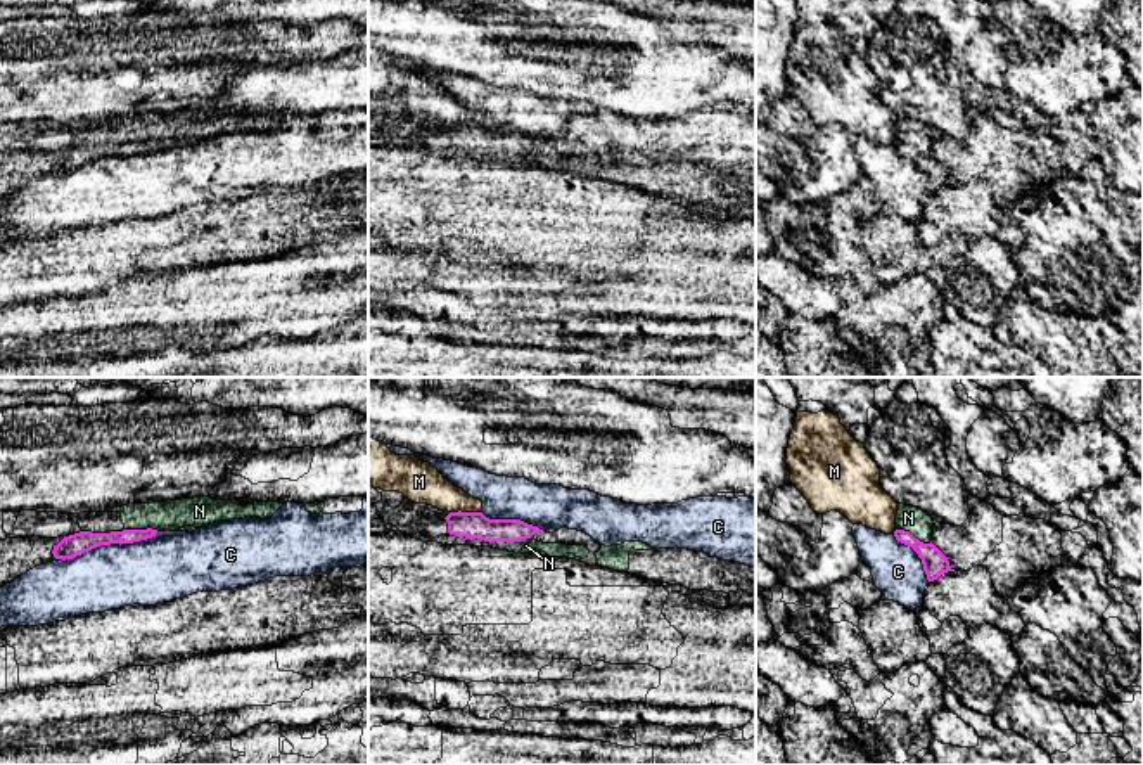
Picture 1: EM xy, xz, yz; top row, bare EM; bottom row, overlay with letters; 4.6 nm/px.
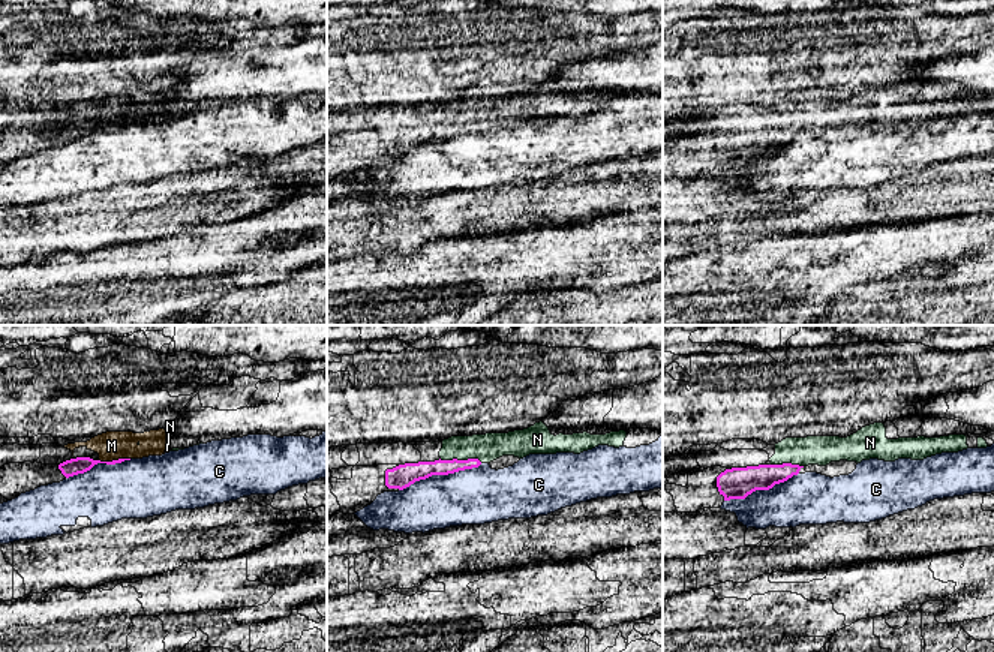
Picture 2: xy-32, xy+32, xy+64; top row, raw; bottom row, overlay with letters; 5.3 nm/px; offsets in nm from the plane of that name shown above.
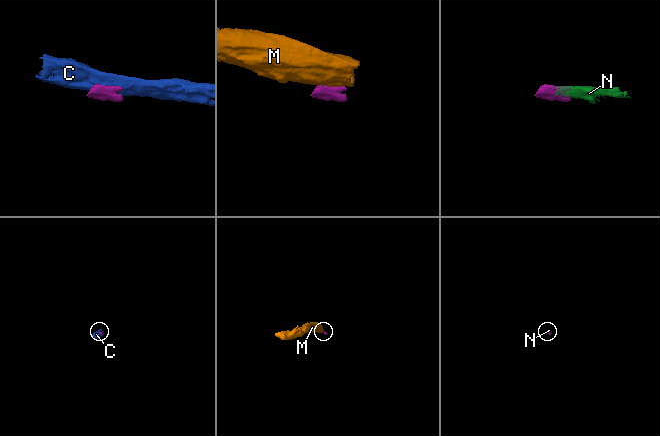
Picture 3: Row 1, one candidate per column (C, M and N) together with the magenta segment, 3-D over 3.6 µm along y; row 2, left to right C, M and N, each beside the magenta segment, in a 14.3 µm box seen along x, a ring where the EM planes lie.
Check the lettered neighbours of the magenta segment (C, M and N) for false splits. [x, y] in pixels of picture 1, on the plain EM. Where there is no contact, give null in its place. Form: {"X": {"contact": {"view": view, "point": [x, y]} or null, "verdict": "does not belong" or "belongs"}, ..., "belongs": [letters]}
{"C": {"contact": {"view": "xy", "point": [109, 156]}, "verdict": "does not belong"}, "M": {"contact": {"view": "xz", "point": [466, 125]}, "verdict": "does not belong"}, "N": {"contact": {"view": "yz", "point": [912, 147]}, "verdict": "belongs"}, "belongs": ["N"]}

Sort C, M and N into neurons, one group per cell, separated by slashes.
C / M / N

